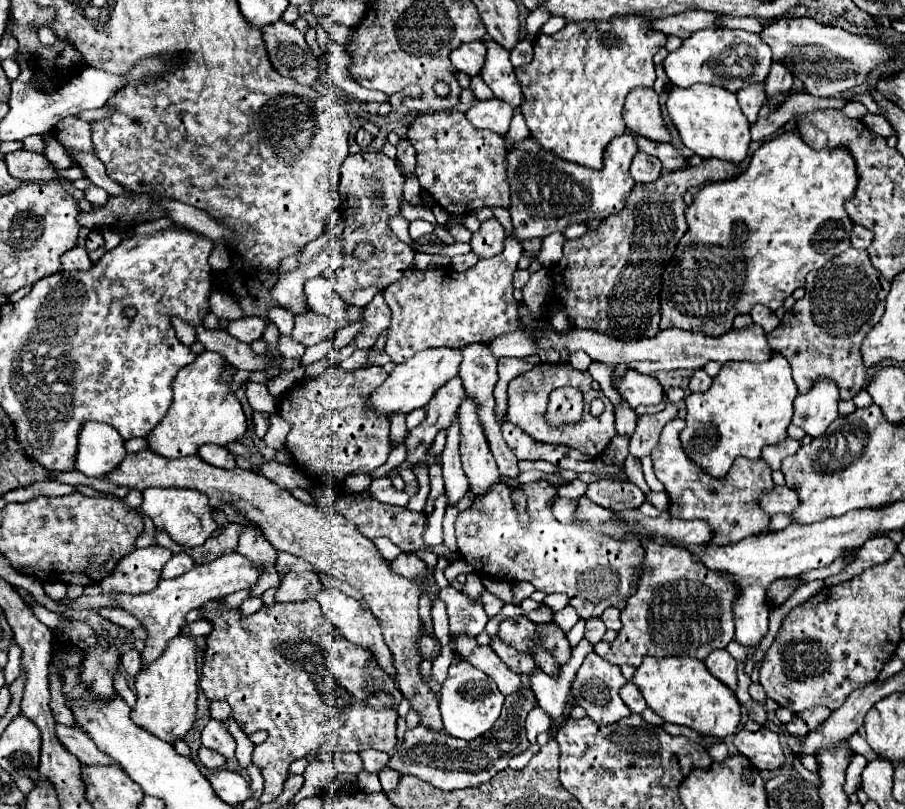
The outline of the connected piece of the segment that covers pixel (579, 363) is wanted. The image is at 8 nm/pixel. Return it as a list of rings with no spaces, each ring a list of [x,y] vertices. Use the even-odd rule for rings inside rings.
[[[570,352],[570,354],[568,354],[568,362],[570,362],[572,368],[584,372],[584,370],[588,370],[588,366],[590,366],[592,360],[590,360],[590,356],[584,354],[584,352]]]

